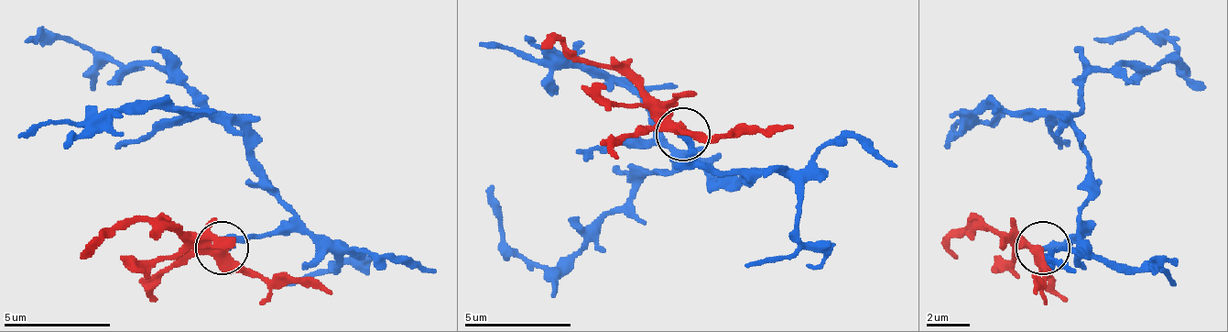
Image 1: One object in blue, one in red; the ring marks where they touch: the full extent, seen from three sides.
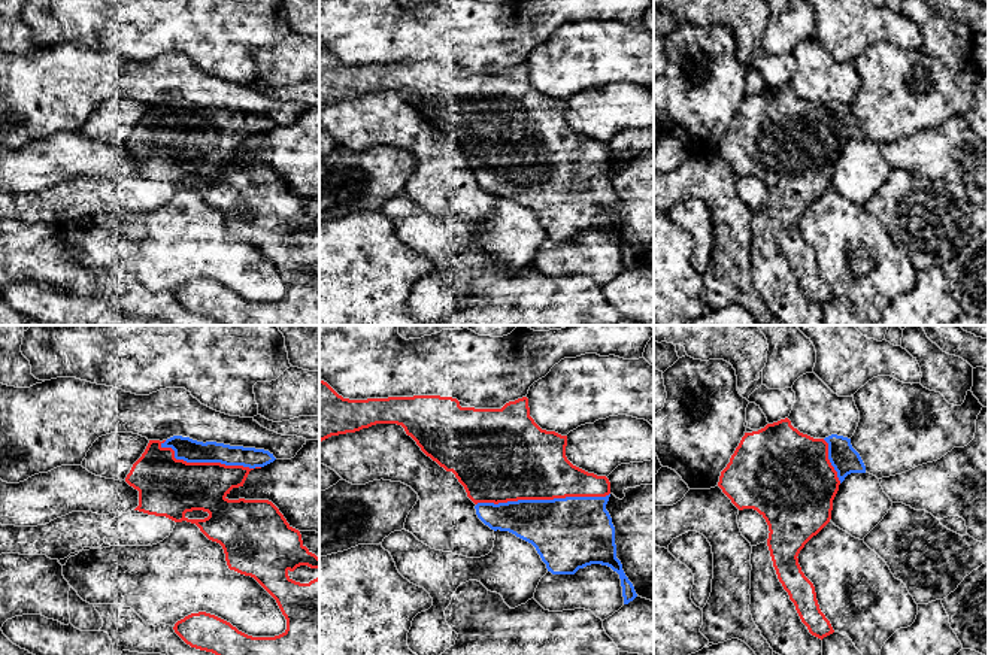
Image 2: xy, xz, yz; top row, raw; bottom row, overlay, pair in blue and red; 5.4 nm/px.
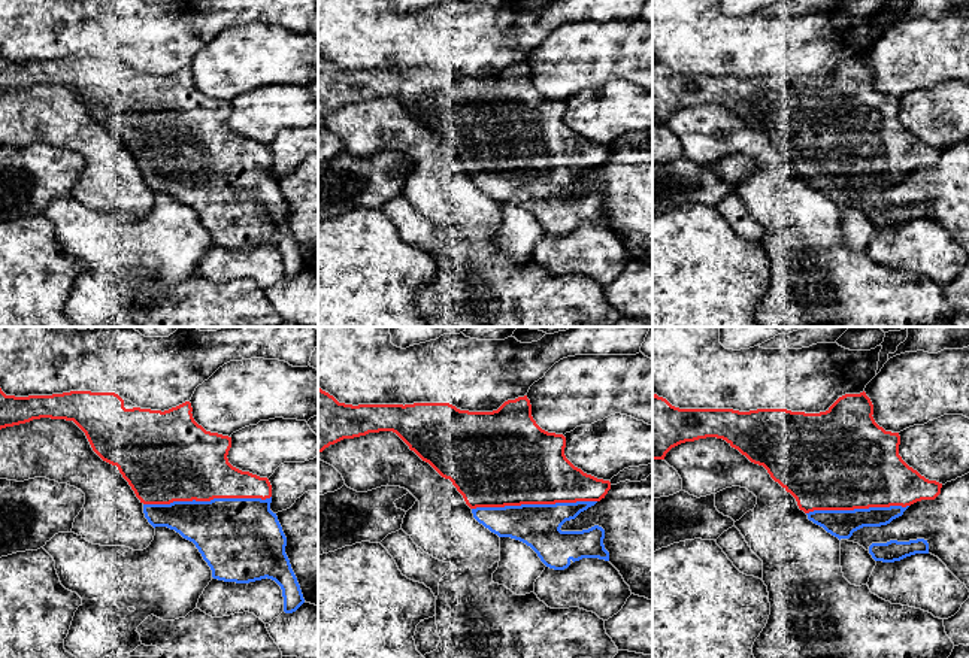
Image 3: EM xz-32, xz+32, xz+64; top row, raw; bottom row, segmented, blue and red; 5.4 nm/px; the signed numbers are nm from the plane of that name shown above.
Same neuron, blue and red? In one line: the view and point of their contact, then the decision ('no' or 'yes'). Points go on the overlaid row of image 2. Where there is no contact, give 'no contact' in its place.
contact xz (542, 500); yes

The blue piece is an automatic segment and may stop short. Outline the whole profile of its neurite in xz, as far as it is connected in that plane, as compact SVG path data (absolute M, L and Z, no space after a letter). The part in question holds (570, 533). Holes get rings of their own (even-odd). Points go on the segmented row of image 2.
M319 379L319 443L331 436L355 433L376 424L401 425L427 457L455 474L485 525L531 543L552 574L575 574L591 564L607 565L619 574L624 604L637 597L616 558L615 527L606 510L610 497L609 479L573 466L566 457L567 436L542 430L530 416L527 397L509 401L501 409L461 407L457 398L440 395L349 400Z

